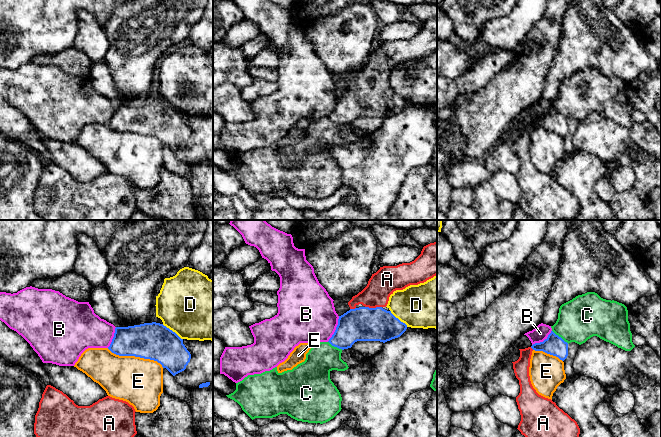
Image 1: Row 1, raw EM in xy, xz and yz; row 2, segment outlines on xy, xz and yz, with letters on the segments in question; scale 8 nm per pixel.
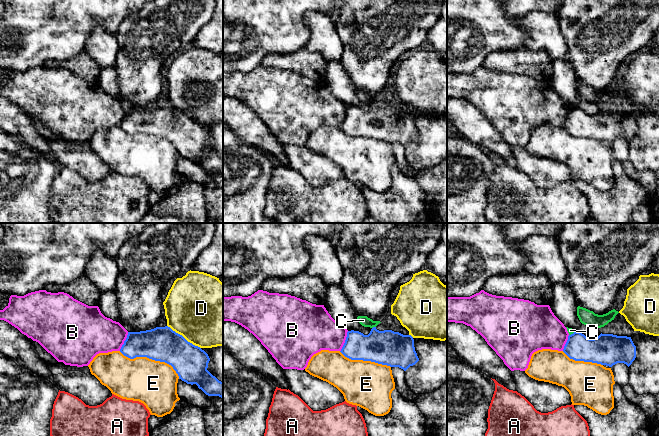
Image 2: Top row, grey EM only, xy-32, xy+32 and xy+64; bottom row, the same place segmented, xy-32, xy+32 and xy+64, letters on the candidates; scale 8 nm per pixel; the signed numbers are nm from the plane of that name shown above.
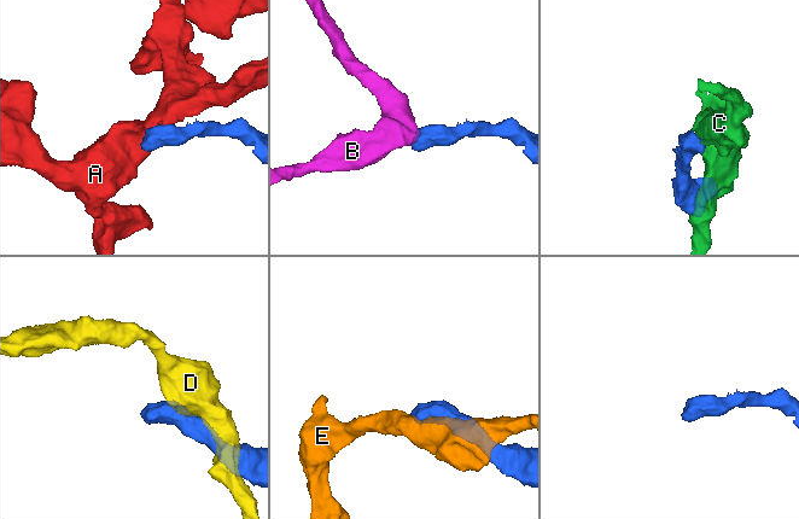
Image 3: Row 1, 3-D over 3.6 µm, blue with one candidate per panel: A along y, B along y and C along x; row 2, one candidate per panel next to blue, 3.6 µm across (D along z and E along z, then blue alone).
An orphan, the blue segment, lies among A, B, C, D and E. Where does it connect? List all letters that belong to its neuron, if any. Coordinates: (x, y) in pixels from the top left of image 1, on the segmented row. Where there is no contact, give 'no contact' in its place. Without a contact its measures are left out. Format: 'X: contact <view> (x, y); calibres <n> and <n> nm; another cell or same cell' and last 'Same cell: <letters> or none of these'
A: contact xz (373, 308); calibres 280 and 220 nm; same cell
B: contact xz (336, 329); calibres 280 and 440 nm; another cell
C: contact yz (560, 337); calibres 160 and 340 nm; another cell
D: contact xy (171, 330); calibres 300 and 500 nm; another cell
E: contact xy (135, 356); calibres 300 and 380 nm; another cell
Same cell: A

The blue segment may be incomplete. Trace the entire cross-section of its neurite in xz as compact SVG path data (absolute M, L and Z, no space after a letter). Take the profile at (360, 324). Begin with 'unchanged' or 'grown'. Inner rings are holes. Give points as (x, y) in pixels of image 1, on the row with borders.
grown; M437 242L424 246L421 254L410 263L380 267L367 286L348 302L350 310L339 316L336 330L328 342L344 350L357 341L385 343L400 337L407 325L384 309L390 295L436 275Z

